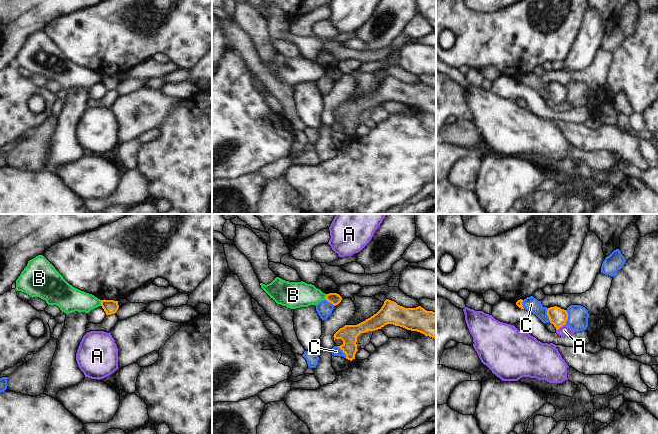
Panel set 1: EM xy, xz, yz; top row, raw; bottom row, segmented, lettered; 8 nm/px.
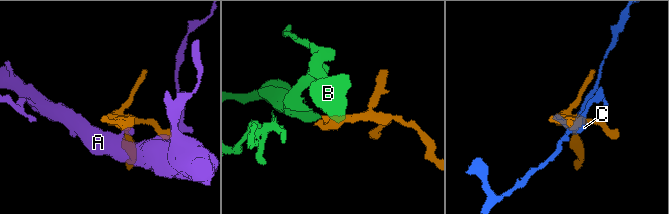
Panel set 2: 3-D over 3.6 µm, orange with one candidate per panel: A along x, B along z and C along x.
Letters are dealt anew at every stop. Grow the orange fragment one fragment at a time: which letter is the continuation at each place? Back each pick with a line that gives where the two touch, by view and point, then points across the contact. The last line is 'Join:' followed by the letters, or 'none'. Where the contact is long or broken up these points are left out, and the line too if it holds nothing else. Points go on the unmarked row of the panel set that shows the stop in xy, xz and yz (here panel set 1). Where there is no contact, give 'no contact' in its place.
Join: none

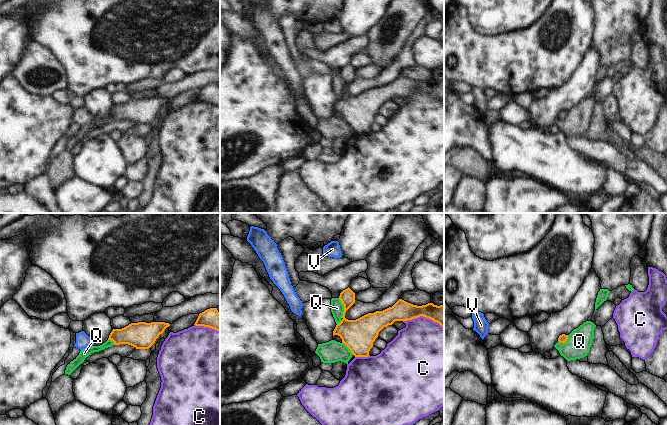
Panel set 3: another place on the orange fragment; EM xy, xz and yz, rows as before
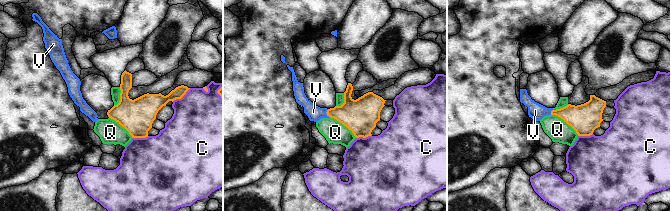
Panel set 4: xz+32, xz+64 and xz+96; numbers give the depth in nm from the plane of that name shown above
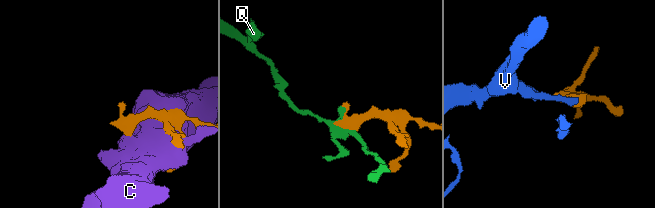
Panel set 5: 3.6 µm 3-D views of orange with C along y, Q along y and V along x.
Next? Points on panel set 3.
V: contact yz (561, 118); way yz (562, 114), (561, 118), (559, 118)
Join: V

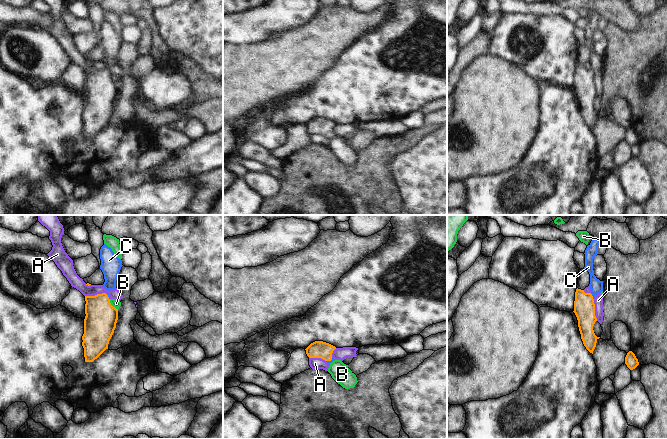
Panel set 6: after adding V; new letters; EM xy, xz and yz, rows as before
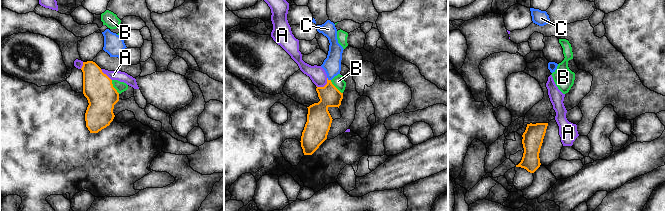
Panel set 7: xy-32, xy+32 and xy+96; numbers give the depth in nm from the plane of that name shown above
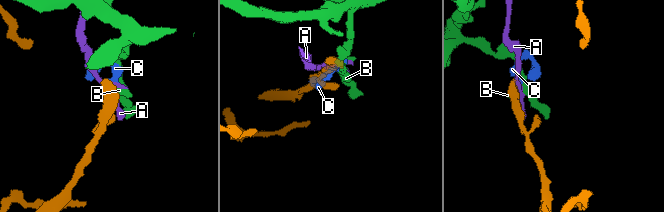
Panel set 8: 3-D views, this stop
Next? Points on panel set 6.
C: contact yz (592, 72); way yz (584, 84), (584, 80), (592, 72), (596, 62)
Join: C

